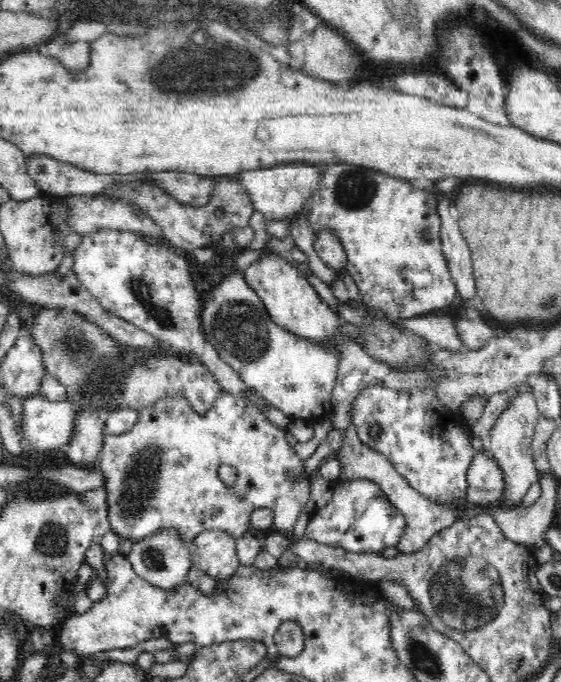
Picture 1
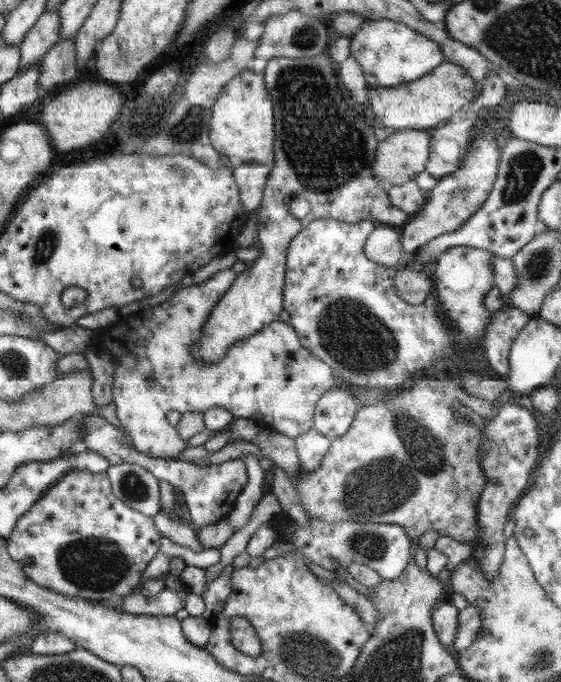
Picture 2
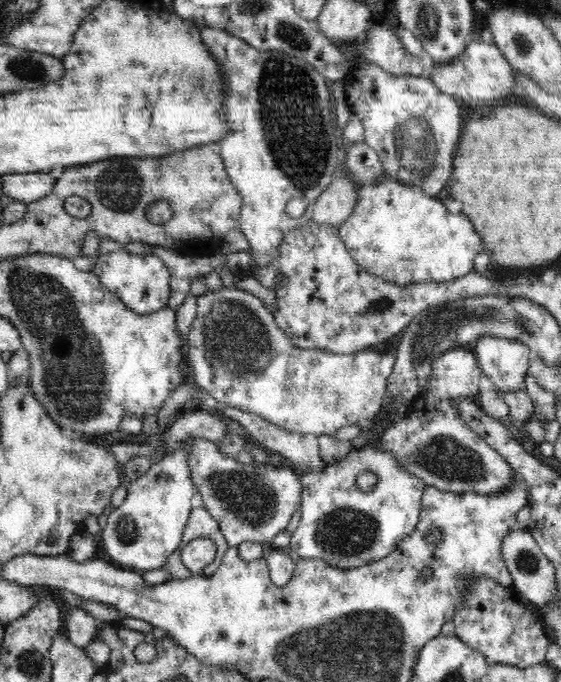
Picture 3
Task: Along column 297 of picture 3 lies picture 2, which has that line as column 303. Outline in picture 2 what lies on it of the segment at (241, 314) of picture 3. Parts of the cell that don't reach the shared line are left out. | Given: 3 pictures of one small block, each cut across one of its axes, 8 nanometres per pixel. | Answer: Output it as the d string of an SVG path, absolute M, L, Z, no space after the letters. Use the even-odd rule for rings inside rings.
M231 268L220 270L204 282L179 288L165 302L129 313L115 324L94 331L93 344L110 355L116 364L112 386L116 416L130 433L137 452L152 458L177 459L186 448L186 442L178 438L177 431L168 423L167 415L172 411L204 414L208 410L222 408L235 418L255 418L263 428L276 430L294 440L313 428L316 406L321 396L336 382L336 375L328 364L302 346L298 333L288 323L280 320L271 322L249 337L232 343L224 357L216 363L206 363L192 355L194 344L202 338L204 322L221 296L235 282L236 275Z

